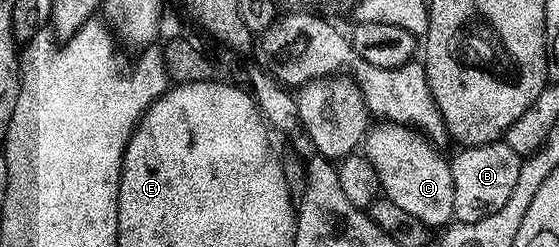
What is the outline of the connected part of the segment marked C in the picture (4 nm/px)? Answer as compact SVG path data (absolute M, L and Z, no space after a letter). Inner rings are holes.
M395 129L399 131L370 130L363 140L363 154L375 165L375 173L379 173L379 181L384 198L390 199L399 209L419 217L427 227L441 229L453 219L455 205L455 185L449 168L450 160L444 159L431 144L426 136L417 129Z

